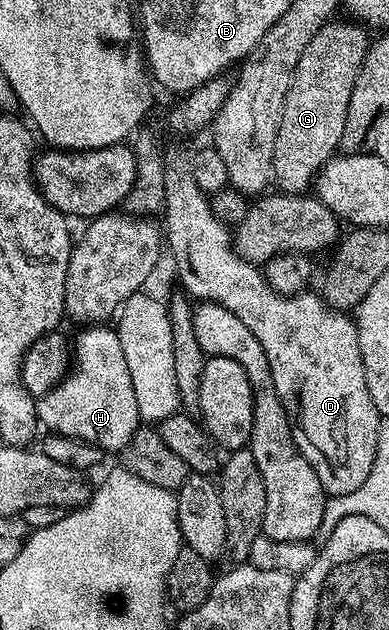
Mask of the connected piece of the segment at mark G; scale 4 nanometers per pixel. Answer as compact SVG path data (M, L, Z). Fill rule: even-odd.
M355 20L335 21L327 21L319 29L317 36L313 36L313 40L305 44L305 52L301 52L301 60L297 60L297 68L293 72L293 80L285 96L285 104L281 108L279 127L273 144L271 168L277 186L279 182L278 189L285 194L302 194L312 189L315 175L329 159L335 157L340 149L339 141L345 132L345 115L349 112L349 96L353 96L353 84L361 72L367 55L369 30L366 25Z

